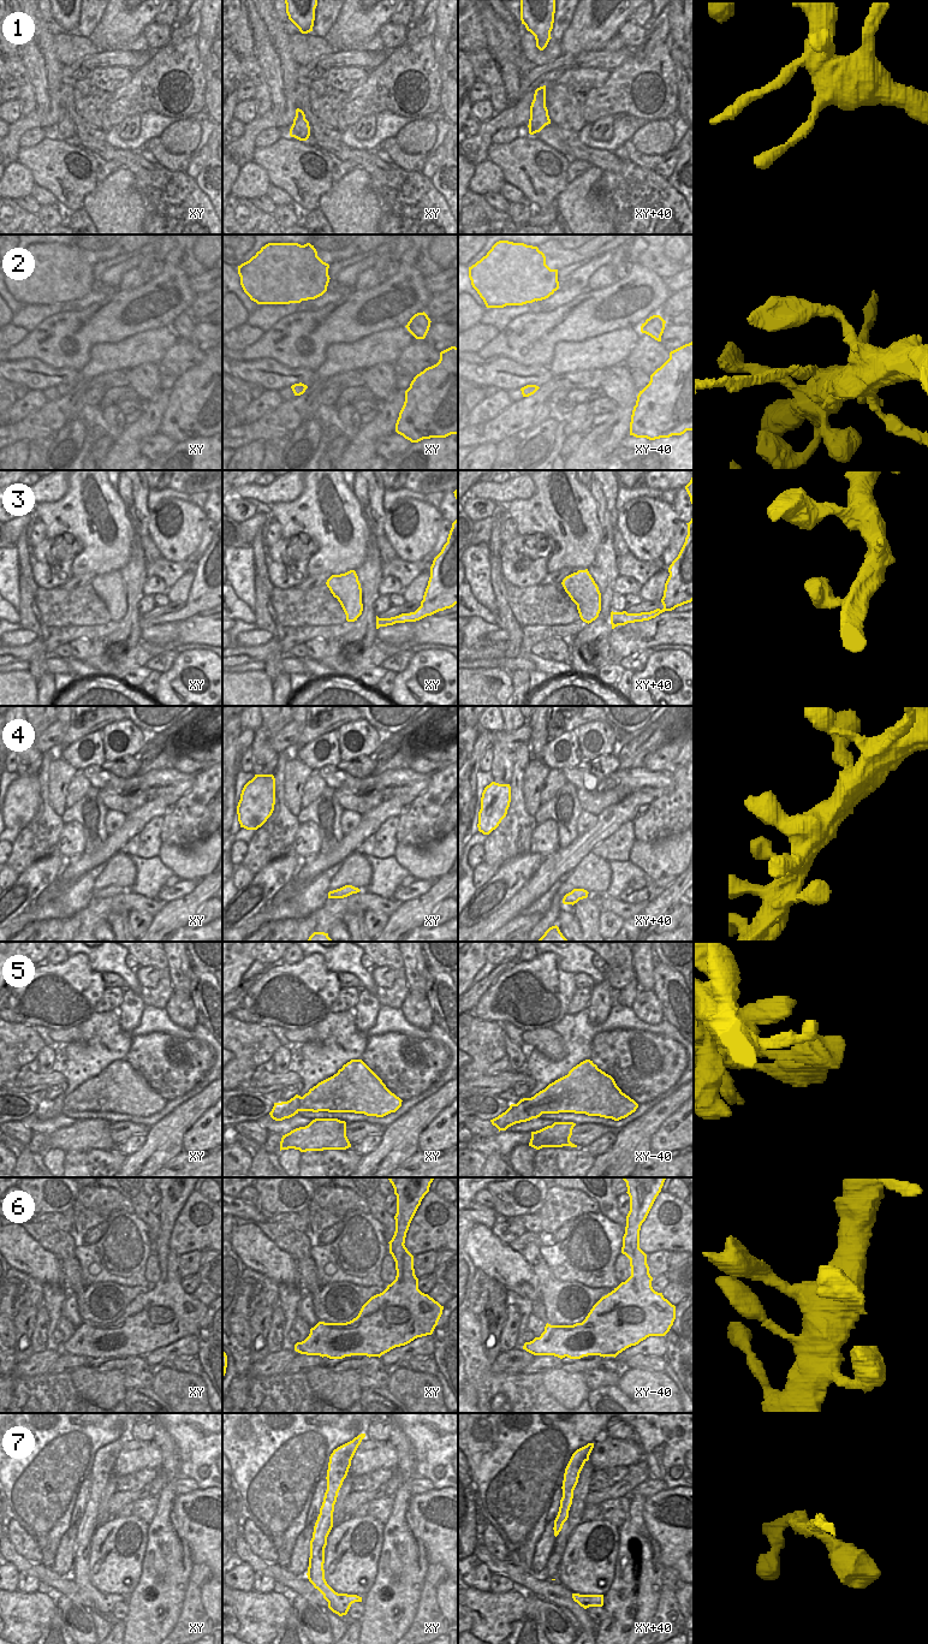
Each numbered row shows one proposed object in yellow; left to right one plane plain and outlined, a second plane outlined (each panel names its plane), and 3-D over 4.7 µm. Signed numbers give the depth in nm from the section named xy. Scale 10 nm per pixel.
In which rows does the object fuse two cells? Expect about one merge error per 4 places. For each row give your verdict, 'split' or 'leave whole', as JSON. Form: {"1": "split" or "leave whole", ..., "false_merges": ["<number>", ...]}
{"1": "leave whole", "2": "split", "3": "leave whole", "4": "leave whole", "5": "leave whole", "6": "leave whole", "7": "leave whole", "false_merges": ["2"]}

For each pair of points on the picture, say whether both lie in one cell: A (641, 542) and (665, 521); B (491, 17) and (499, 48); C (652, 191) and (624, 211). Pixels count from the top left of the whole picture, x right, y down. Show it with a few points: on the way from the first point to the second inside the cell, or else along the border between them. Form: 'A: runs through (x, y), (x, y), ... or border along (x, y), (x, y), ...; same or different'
A: runs through (647, 538), (659, 527); same
B: runs through (492, 24), (499, 34), (499, 41); same
C: runs through (643, 193), (634, 193), (632, 202); same

